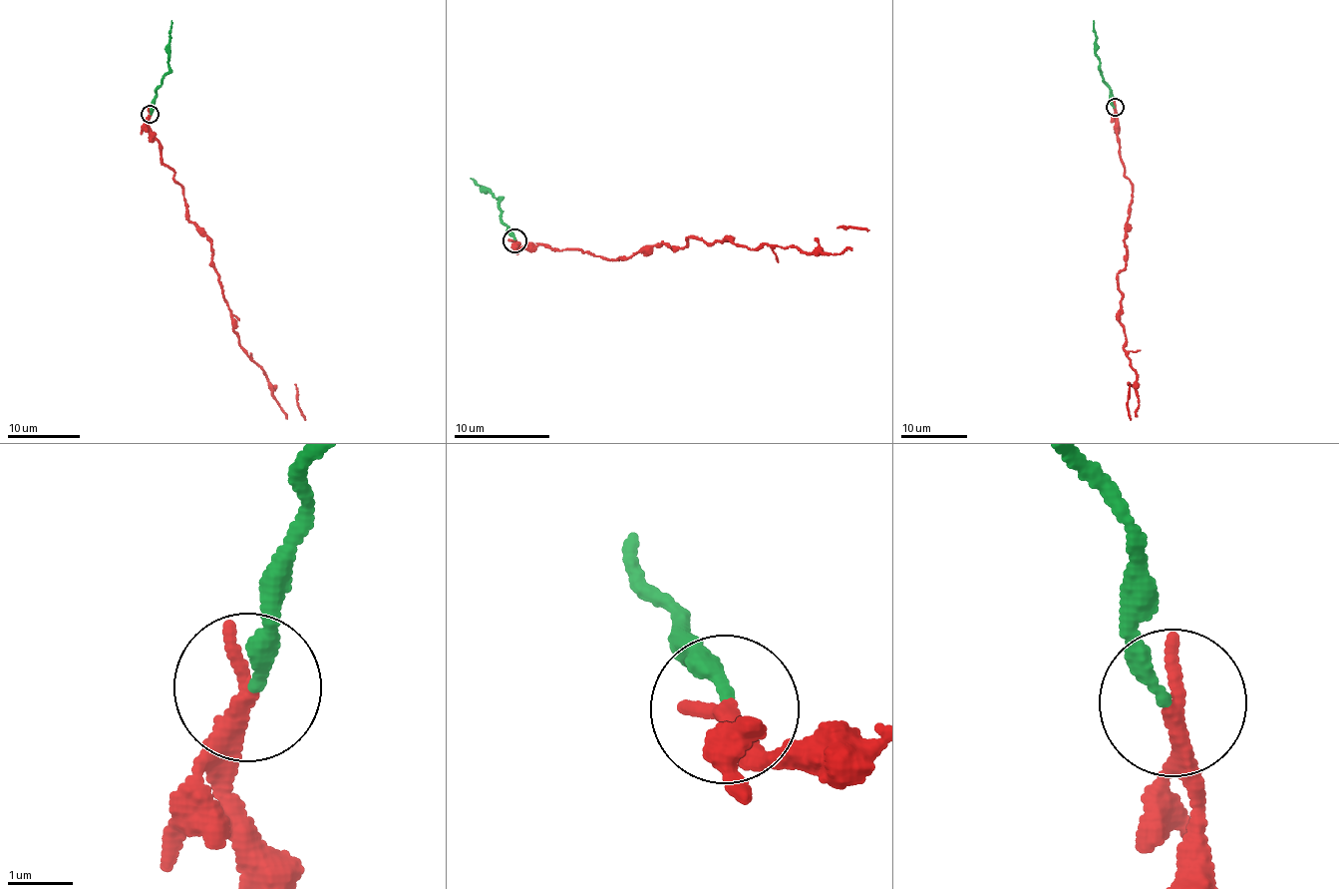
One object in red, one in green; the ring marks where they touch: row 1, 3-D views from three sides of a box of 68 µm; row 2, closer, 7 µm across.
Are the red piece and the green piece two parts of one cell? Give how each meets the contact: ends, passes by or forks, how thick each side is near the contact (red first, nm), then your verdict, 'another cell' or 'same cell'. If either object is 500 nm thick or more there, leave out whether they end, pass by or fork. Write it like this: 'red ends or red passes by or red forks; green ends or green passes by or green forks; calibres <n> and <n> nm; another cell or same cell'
red ends; green ends; calibres 300 and 240 nm; another cell

